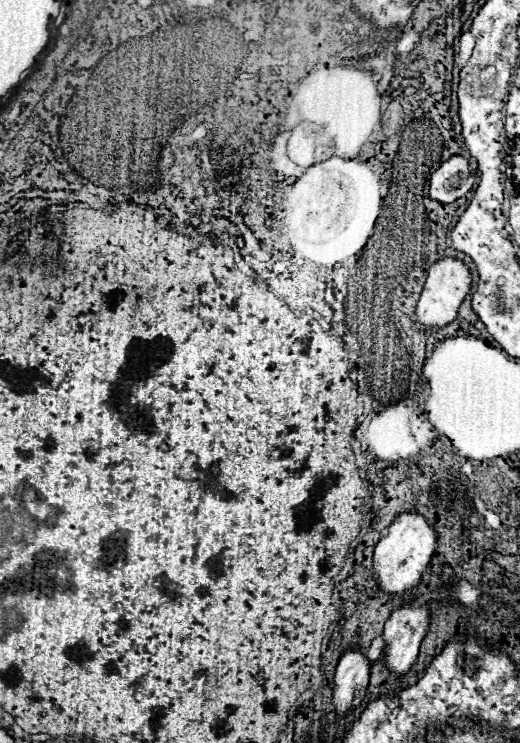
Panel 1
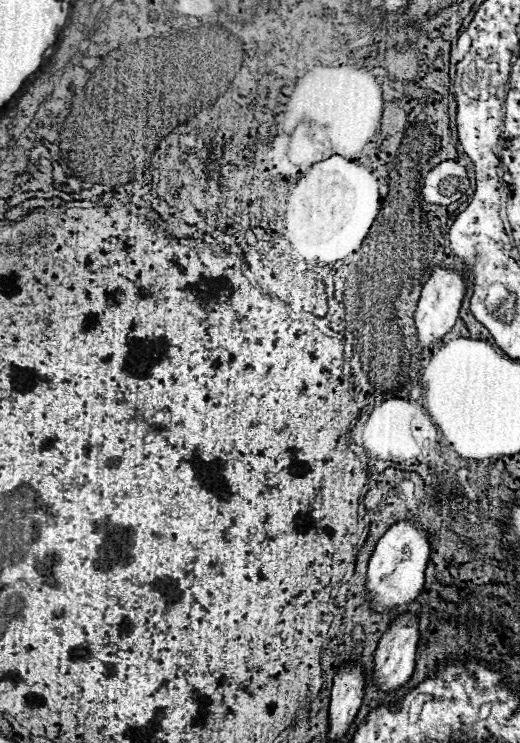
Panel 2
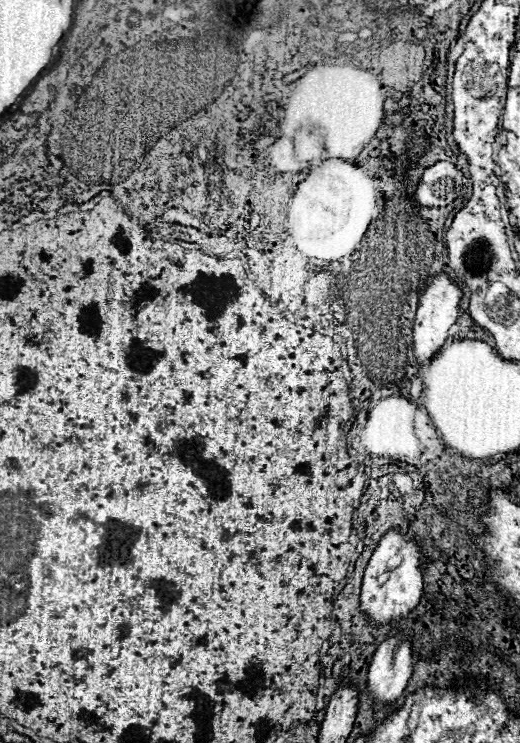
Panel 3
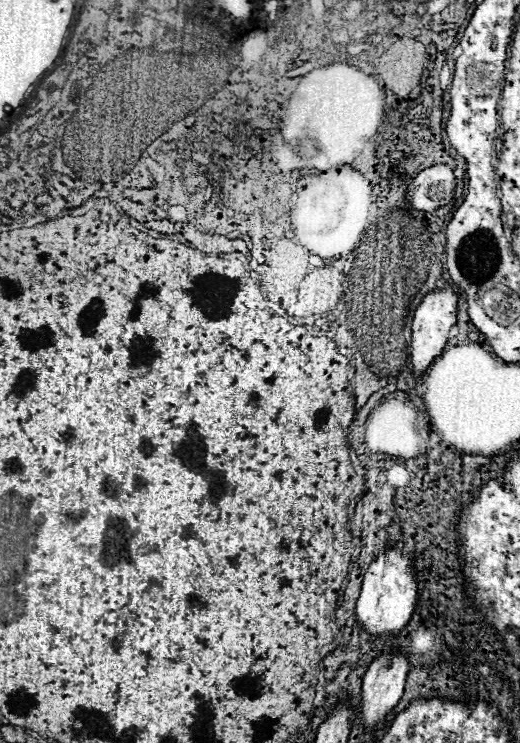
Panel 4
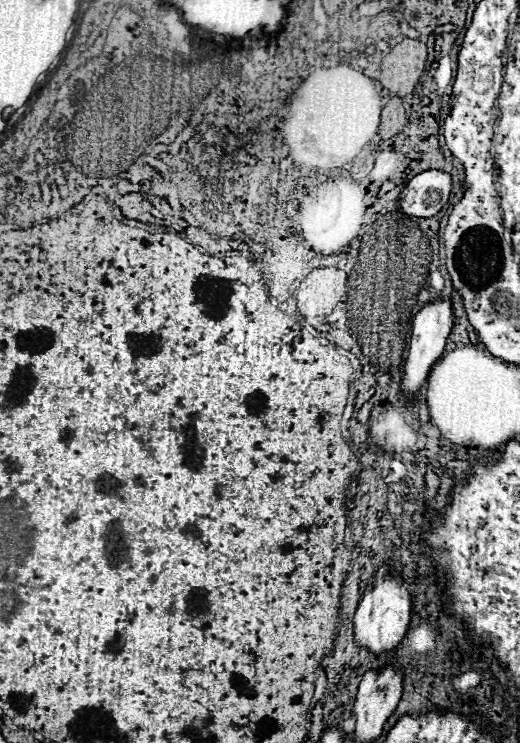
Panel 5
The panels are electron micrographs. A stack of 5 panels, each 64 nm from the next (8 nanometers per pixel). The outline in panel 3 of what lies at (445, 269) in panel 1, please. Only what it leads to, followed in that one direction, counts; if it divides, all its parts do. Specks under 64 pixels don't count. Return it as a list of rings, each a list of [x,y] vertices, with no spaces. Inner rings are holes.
[[[444,272],[436,274],[430,280],[424,294],[420,296],[418,312],[416,312],[416,318],[414,318],[414,354],[416,354],[420,364],[430,360],[436,354],[436,350],[440,350],[442,344],[446,342],[448,330],[456,322],[456,316],[458,316],[460,298],[462,298],[462,288]]]

